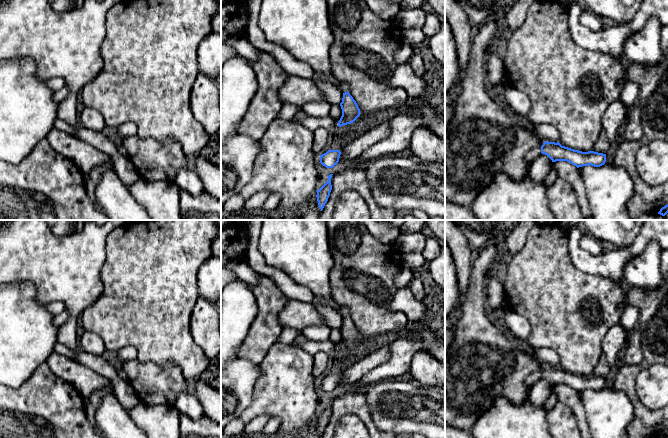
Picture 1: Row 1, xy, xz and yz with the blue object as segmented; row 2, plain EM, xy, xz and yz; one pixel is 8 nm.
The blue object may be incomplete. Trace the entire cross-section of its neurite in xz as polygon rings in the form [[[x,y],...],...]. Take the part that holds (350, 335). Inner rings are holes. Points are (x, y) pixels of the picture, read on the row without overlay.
[[[340,306],[340,313],[343,316],[343,322],[340,327],[342,340],[338,346],[339,351],[353,347],[360,340],[360,333],[348,316],[348,309],[345,306]]]

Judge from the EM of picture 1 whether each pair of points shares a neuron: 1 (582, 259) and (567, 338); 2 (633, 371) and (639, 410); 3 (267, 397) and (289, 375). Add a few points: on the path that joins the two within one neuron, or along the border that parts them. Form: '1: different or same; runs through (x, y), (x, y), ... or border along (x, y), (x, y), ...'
1: different; border along (567, 250), (570, 261), (578, 269), (603, 276)
2: same; runs through (631, 381), (631, 393), (635, 400)
3: same; runs through (272, 392), (284, 380)

